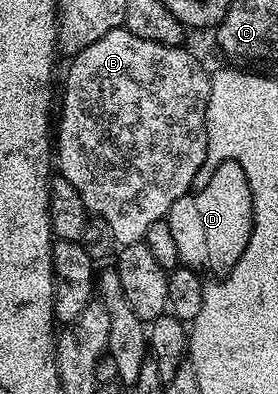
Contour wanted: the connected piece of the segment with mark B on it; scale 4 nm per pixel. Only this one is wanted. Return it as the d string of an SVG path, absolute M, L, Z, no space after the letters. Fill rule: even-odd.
M123 26L116 30L108 30L108 34L104 34L104 38L100 38L97 42L92 42L92 46L84 46L84 50L73 53L70 64L70 69L66 72L66 93L62 96L62 117L57 117L56 120L56 168L61 176L68 178L68 182L72 182L72 186L76 186L76 190L80 190L80 198L84 198L84 206L95 217L98 216L106 223L106 228L110 231L110 236L115 240L115 245L121 246L123 244L140 244L145 241L148 234L148 228L152 226L157 220L165 220L170 215L172 206L184 195L187 195L195 187L194 180L199 179L198 171L200 166L204 166L204 158L208 154L208 130L206 129L206 107L208 106L208 94L210 93L210 72L207 69L202 69L202 64L190 52L185 52L185 47L179 46L173 48L172 46L164 46L160 42L148 42L148 38L140 38L136 33L129 28Z

